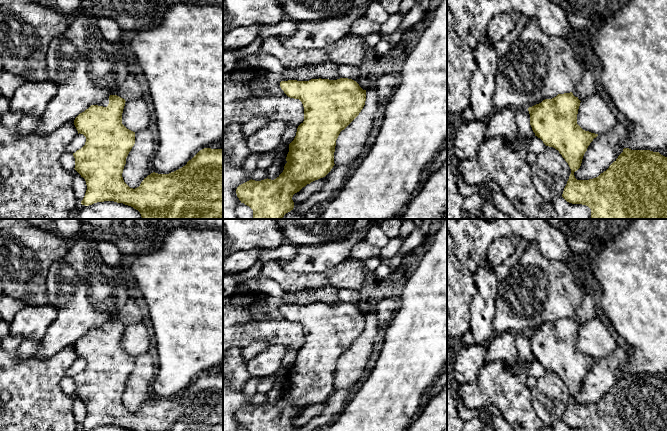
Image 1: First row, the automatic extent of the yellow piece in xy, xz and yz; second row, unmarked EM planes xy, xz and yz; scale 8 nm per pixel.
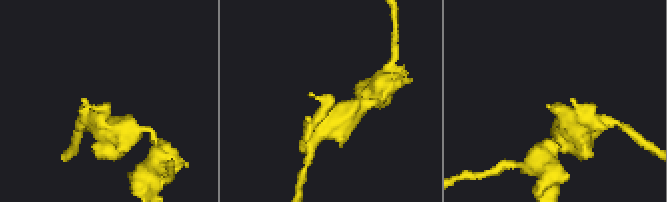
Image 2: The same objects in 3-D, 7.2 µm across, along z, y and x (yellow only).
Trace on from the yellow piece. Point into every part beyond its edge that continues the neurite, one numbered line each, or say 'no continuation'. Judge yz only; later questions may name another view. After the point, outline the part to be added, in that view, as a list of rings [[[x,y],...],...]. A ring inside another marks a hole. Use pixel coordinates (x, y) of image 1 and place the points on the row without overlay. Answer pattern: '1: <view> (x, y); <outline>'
no continuation

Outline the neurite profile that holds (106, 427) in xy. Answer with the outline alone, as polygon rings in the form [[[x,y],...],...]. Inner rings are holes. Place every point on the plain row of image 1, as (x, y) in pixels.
[[[104,425],[104,426],[97,426],[89,430],[82,429],[81,431],[131,431],[125,429],[123,427],[117,427],[114,425]]]

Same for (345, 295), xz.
[[[351,289],[338,290],[338,298],[341,302],[352,303],[356,306],[364,296],[366,296],[366,293],[361,291],[355,291]]]

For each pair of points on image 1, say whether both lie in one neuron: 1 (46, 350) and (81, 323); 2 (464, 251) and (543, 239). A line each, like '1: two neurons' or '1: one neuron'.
1: one neuron
2: one neuron

